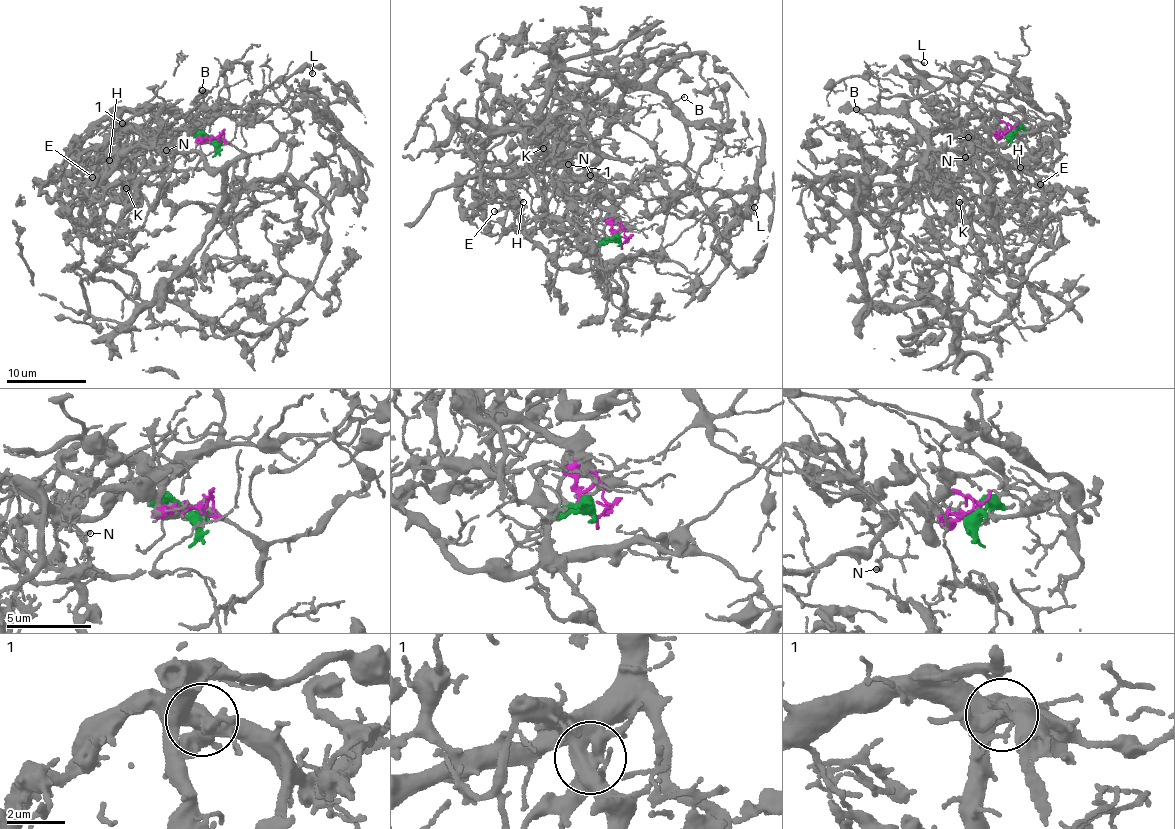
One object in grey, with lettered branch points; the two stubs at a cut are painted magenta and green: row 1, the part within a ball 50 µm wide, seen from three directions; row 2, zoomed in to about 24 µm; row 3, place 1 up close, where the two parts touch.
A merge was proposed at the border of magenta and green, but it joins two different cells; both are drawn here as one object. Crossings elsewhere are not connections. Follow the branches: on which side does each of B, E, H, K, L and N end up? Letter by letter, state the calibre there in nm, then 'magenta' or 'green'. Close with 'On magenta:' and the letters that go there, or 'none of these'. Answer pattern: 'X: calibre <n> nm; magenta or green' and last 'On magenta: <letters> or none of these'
B: calibre 90 nm; magenta
E: calibre 150 nm; magenta
H: calibre 140 nm; magenta
K: calibre 80 nm; green
L: calibre 170 nm; magenta
N: calibre 150 nm; magenta
On magenta: B, E, H, L, N

